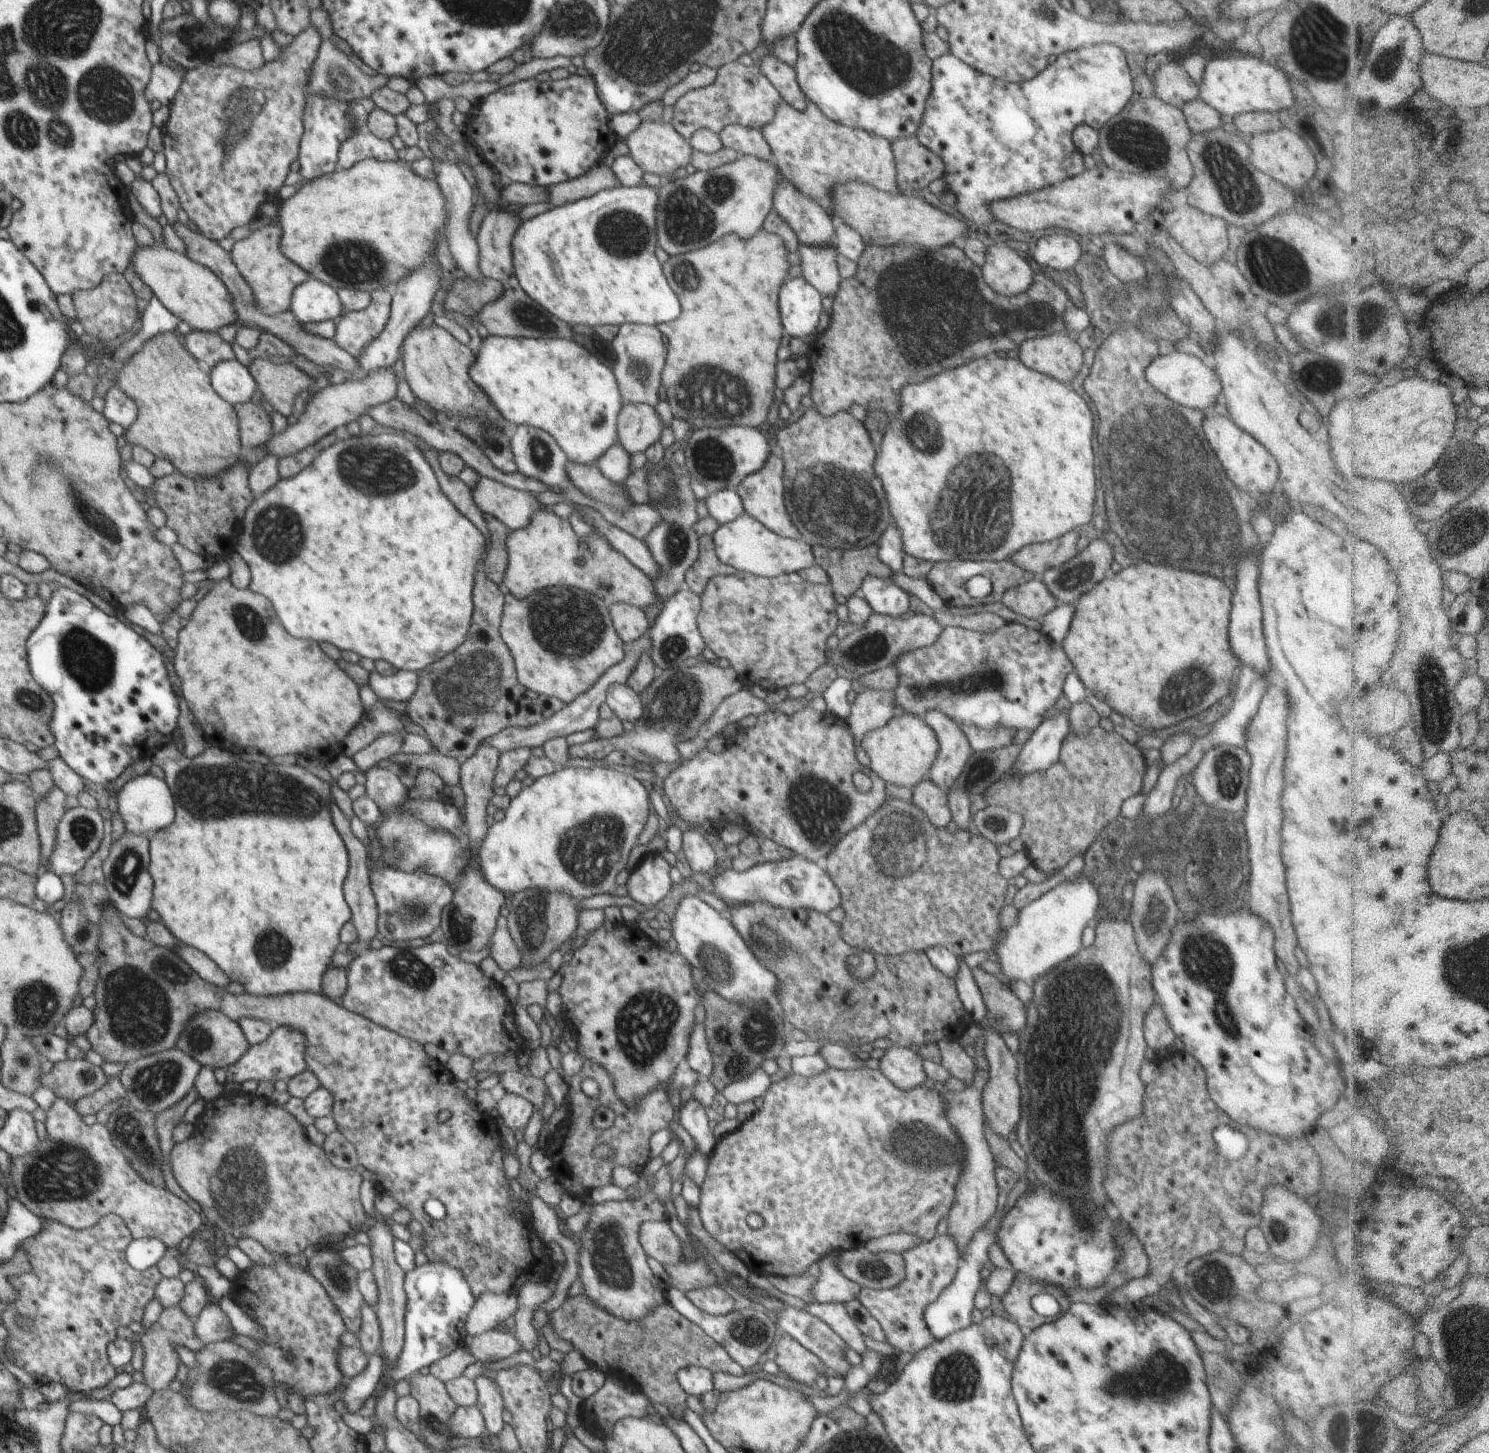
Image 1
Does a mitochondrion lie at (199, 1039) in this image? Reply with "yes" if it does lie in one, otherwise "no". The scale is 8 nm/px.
yes

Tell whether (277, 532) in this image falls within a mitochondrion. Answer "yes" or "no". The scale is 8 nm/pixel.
yes

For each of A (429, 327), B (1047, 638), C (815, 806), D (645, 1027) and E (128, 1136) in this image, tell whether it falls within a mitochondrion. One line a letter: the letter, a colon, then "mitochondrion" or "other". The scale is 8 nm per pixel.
A: other
B: other
C: mitochondrion
D: mitochondrion
E: mitochondrion

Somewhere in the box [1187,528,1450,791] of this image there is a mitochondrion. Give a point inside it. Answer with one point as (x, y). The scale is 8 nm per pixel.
(1428, 695)

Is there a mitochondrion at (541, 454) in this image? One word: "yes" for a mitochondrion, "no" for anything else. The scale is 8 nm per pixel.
yes

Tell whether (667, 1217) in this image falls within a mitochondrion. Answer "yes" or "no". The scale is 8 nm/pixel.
no

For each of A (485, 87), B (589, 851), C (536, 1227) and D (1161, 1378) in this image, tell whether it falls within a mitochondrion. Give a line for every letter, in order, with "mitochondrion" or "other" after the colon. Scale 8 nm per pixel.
A: other
B: mitochondrion
C: other
D: mitochondrion

